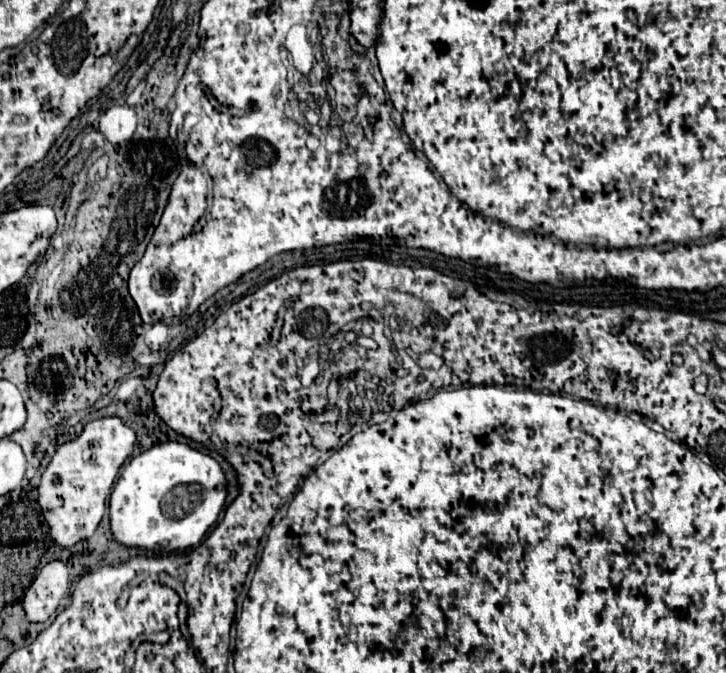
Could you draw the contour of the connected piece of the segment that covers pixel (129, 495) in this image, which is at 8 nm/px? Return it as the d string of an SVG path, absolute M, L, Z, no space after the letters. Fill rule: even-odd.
M183 442L157 444L123 468L111 500L111 532L119 544L171 552L197 546L217 522L227 498L227 476L207 452Z

